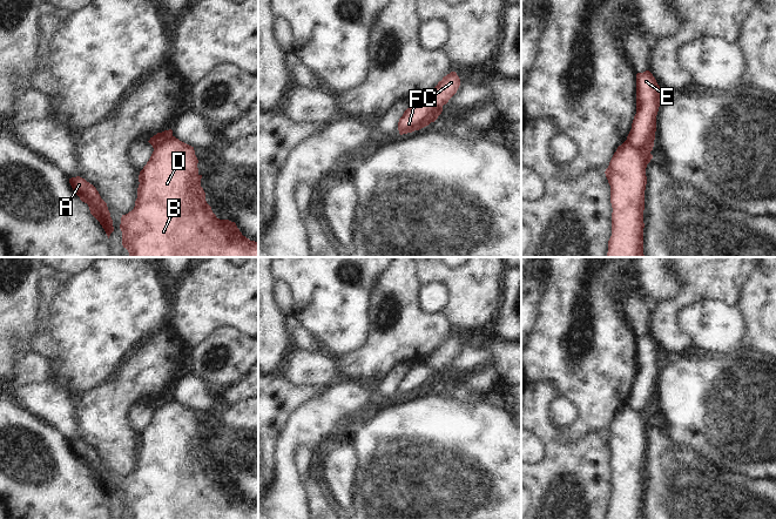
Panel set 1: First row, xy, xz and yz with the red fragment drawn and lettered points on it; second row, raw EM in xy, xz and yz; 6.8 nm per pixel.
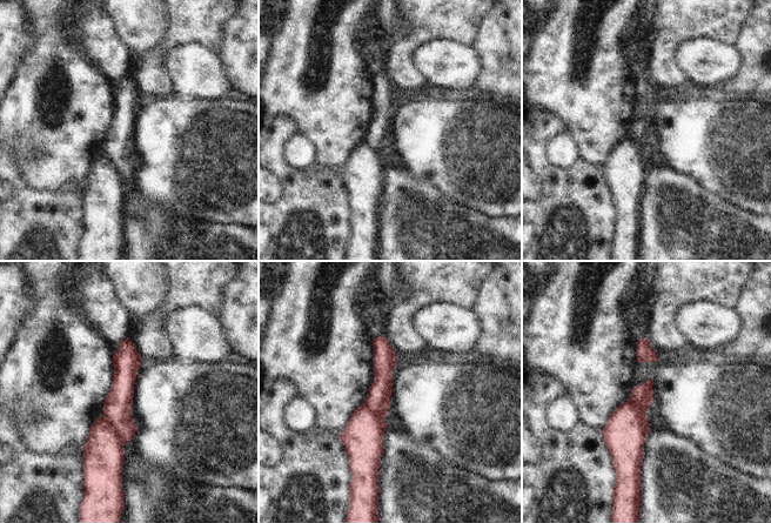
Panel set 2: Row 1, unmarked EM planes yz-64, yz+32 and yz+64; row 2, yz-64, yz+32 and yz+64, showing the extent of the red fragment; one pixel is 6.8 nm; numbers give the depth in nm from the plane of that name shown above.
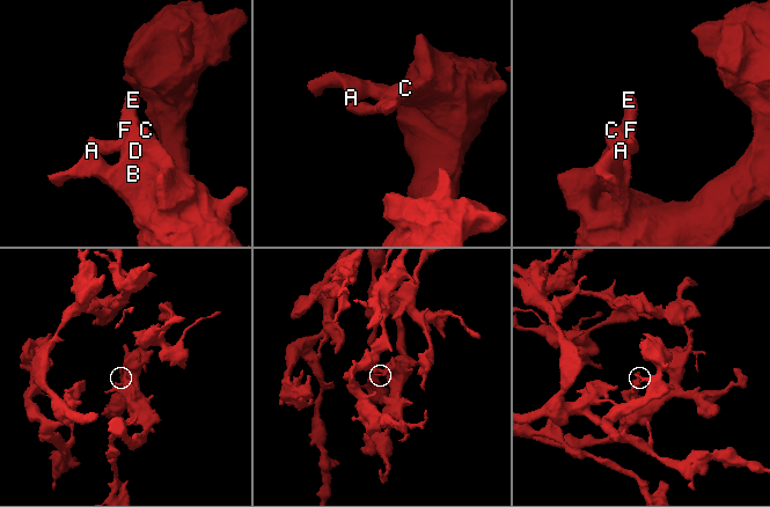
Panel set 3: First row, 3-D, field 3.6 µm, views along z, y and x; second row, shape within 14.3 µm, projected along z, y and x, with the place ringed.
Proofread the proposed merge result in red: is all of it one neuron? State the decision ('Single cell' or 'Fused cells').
Fused cells

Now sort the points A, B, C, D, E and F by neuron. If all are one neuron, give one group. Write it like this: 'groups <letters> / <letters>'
groups A B C D / E F

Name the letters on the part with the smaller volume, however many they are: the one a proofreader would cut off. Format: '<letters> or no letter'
E, F

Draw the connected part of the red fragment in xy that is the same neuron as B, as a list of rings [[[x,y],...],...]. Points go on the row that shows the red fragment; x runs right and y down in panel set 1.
[[[175,136],[154,148],[139,175],[135,207],[121,217],[122,245],[129,257],[258,257],[258,242],[243,236],[235,222],[220,220],[212,213],[201,187],[197,163],[194,147]]]

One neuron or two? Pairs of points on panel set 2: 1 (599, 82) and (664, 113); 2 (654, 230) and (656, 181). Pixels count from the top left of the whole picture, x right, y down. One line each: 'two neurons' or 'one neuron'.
1: two neurons
2: one neuron

